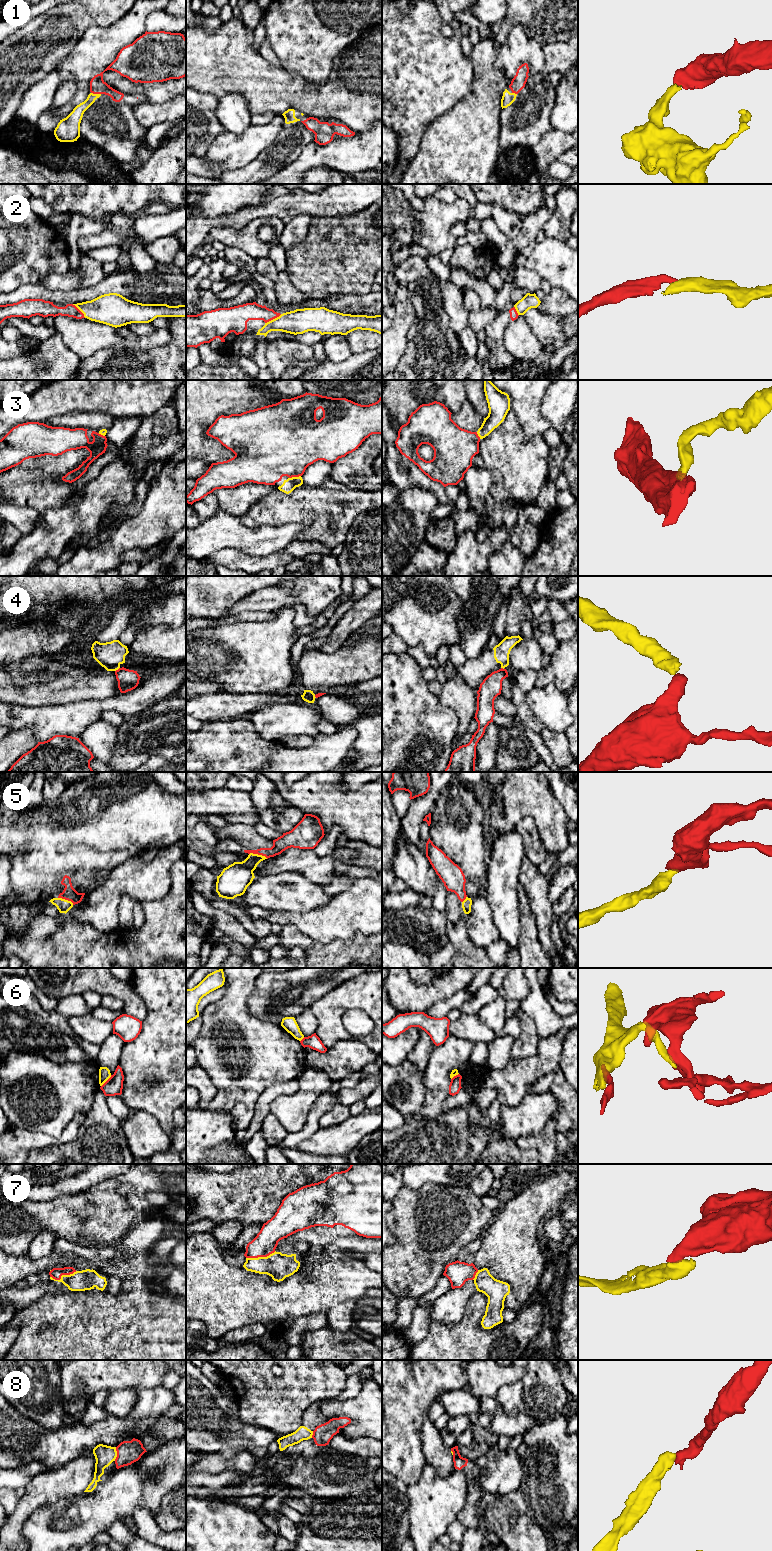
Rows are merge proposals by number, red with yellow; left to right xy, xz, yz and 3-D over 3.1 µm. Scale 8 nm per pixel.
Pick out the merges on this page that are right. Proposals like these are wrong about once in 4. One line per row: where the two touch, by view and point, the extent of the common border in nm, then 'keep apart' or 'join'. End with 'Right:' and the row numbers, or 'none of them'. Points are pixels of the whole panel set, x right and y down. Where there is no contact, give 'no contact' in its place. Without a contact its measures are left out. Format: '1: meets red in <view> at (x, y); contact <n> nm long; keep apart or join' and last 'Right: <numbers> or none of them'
1: meets red in xy at (96, 93); contact 80 nm long; join
2: meets red in xz at (273, 318); contact 150 nm long; join
3: meets red in xz at (294, 476); contact 100 nm long; join
4: meets red in xy at (118, 669); contact 50 nm long; keep apart
5: meets red in xz at (258, 854); contact 160 nm long; join
6: meets red in xy at (106, 1081); contact 130 nm long; keep apart
7: meets red in xz at (260, 1256); contact 240 nm long; join
8: meets red in xy at (117, 1454); contact 110 nm long; keep apart
Right: 1, 2, 3, 5, 7

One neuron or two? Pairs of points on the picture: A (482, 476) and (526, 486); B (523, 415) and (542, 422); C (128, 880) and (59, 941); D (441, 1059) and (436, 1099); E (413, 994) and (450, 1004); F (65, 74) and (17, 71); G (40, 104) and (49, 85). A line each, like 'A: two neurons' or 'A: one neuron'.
A: two neurons
B: one neuron
C: two neurons
D: one neuron
E: two neurons
F: two neurons
G: one neuron

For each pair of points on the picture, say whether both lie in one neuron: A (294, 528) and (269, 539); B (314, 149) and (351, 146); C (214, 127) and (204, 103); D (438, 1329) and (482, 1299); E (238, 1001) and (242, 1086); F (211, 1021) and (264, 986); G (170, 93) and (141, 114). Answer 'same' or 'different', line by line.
A: same
B: same
C: same
D: same
E: same
F: different
G: different

